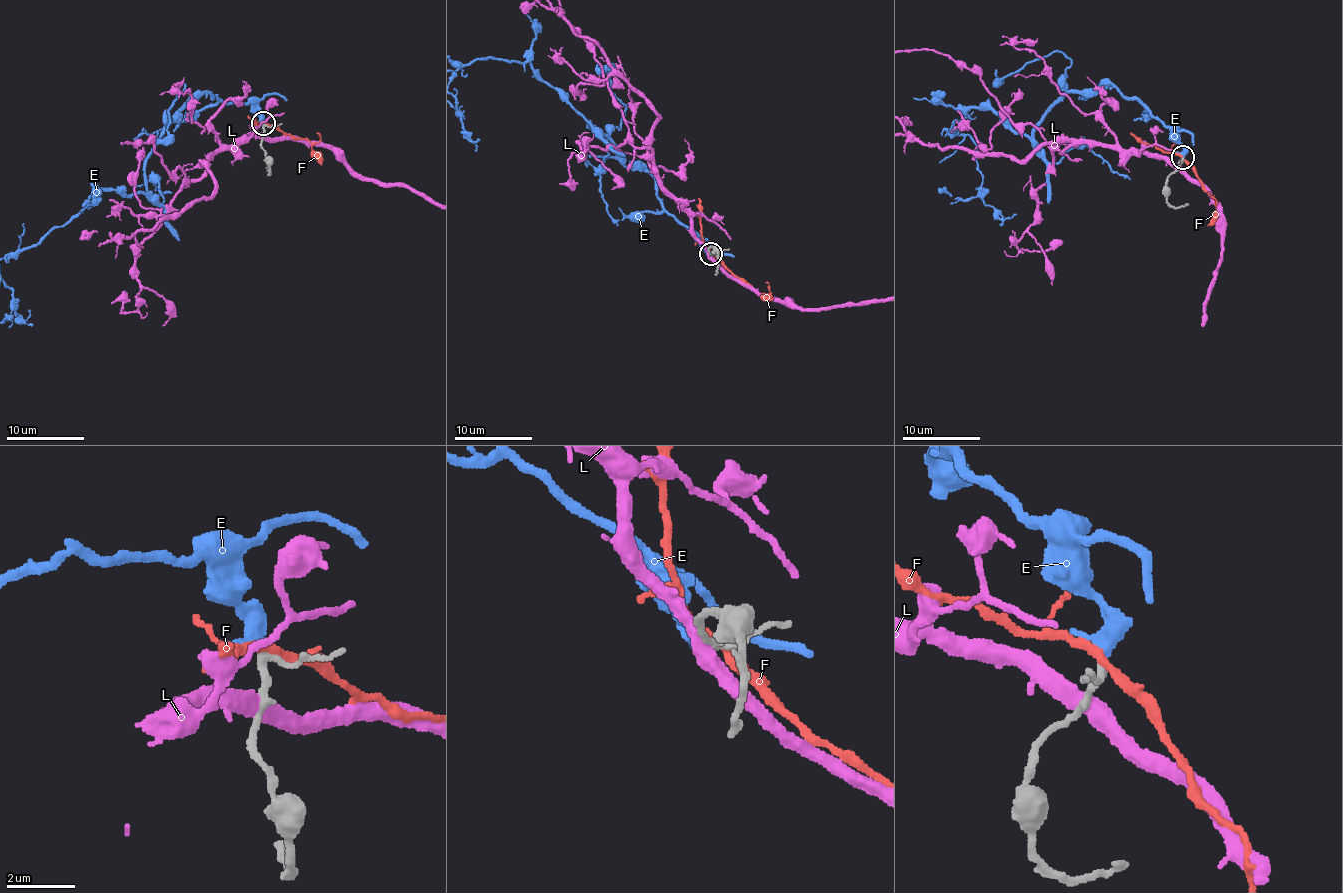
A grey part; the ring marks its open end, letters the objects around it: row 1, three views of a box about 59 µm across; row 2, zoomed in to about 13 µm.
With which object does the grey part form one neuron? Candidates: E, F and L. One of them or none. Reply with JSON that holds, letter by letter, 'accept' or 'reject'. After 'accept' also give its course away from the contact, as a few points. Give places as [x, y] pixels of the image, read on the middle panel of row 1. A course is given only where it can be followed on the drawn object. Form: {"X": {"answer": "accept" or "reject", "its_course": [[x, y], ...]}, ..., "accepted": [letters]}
{"E": {"answer": "accept"}, "F": {"answer": "reject"}, "L": {"answer": "reject"}, "accepted": ["E"]}

